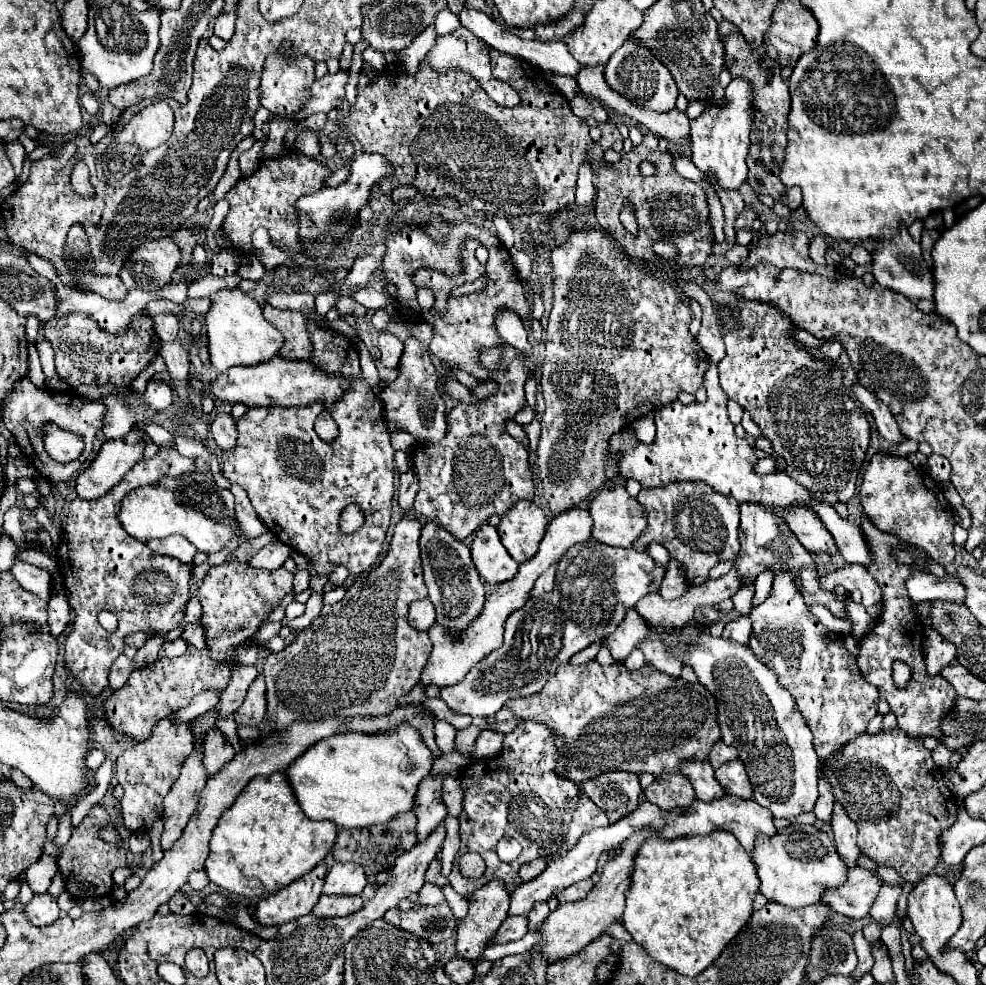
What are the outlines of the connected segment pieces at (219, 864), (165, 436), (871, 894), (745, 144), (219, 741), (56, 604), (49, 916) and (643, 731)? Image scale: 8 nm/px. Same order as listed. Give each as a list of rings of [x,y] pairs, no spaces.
[[[274,772],[270,776],[256,776],[248,786],[238,794],[234,804],[222,814],[210,838],[210,856],[204,864],[208,878],[222,890],[238,894],[242,898],[262,898],[266,894],[278,892],[290,882],[306,876],[314,870],[332,850],[336,842],[338,828],[330,820],[314,822],[308,820],[294,796],[286,772]]]
[[[148,424],[148,426],[144,426],[146,428],[146,432],[148,432],[148,436],[160,446],[160,444],[174,444],[174,440],[172,440],[172,434],[162,426],[158,424]]]
[[[854,866],[848,870],[848,880],[840,888],[832,892],[824,892],[824,904],[828,904],[834,912],[844,914],[848,918],[866,918],[874,898],[878,896],[882,880],[874,870]]]
[[[738,76],[726,88],[724,106],[710,106],[702,116],[692,120],[692,162],[702,172],[714,172],[718,184],[730,190],[736,190],[748,176],[746,156],[750,148],[750,130],[754,116],[754,100],[752,100],[752,82]]]
[[[214,730],[208,734],[204,748],[202,748],[202,754],[204,754],[204,770],[208,772],[208,776],[218,774],[234,758],[234,750],[224,740],[220,730]]]
[[[62,588],[48,602],[48,624],[50,624],[52,636],[58,638],[68,622],[70,622],[70,602],[68,602],[66,590]]]
[[[48,892],[44,894],[36,894],[28,904],[26,904],[26,916],[30,918],[32,924],[36,926],[50,926],[58,914],[60,914],[60,908],[56,904],[56,898],[50,896]]]
[[[596,660],[582,666],[560,664],[556,674],[538,694],[508,700],[506,708],[520,718],[530,718],[536,722],[542,722],[544,718],[546,726],[558,732],[556,748],[560,750],[560,760],[556,772],[560,772],[560,776],[564,774],[576,784],[610,770],[626,770],[634,774],[650,772],[654,776],[660,776],[662,772],[680,772],[684,762],[706,760],[708,750],[722,736],[718,726],[716,698],[712,692],[700,682],[688,684],[682,678],[670,678],[650,664],[640,670],[626,670],[624,664],[602,666]]]

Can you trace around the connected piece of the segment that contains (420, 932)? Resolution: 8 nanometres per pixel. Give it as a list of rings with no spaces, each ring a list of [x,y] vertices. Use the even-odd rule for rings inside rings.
[[[446,900],[436,906],[426,906],[424,916],[418,916],[418,910],[404,912],[404,910],[390,908],[382,918],[416,936],[424,936],[424,940],[428,940],[430,944],[444,942],[454,934],[454,928],[456,928],[456,918],[448,908]]]

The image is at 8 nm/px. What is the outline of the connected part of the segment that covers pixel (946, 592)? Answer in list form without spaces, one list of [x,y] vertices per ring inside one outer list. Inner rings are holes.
[[[914,572],[906,580],[906,588],[914,602],[946,600],[946,602],[964,604],[966,600],[966,588],[956,574],[946,574],[938,578],[930,572]]]

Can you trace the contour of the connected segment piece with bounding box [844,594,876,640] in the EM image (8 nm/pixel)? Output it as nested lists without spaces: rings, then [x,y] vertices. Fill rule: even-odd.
[[[850,594],[844,600],[844,620],[852,626],[852,636],[856,640],[862,640],[876,624],[874,618],[866,612],[866,608],[860,602],[854,602]]]

